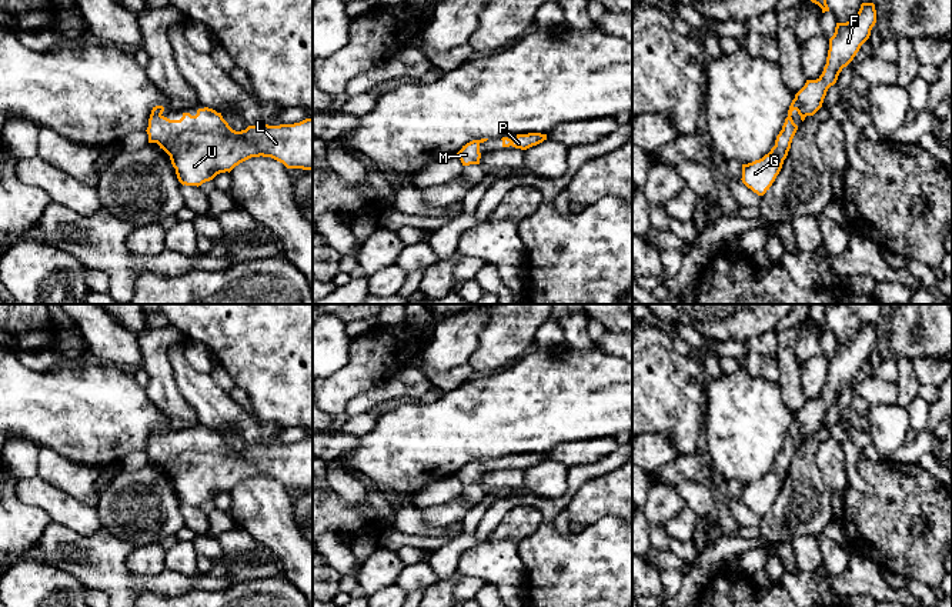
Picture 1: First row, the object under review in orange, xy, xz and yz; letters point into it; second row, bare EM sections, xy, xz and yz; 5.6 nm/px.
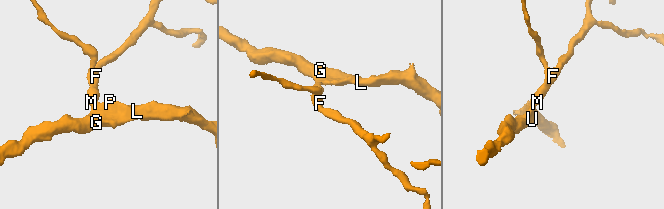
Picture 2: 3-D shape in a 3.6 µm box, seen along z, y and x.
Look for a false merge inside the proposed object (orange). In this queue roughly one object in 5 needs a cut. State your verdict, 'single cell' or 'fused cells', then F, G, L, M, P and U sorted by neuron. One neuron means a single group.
single cell | F G L M P U

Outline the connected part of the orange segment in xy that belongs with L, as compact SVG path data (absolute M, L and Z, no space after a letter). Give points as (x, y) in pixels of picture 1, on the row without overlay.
M156 426L148 438L148 463L157 463L171 480L178 501L184 506L201 506L217 494L231 491L251 477L271 477L287 488L313 490L313 438L294 444L257 444L236 451L213 428L198 428L196 436L183 433L180 440L163 436L164 427Z

